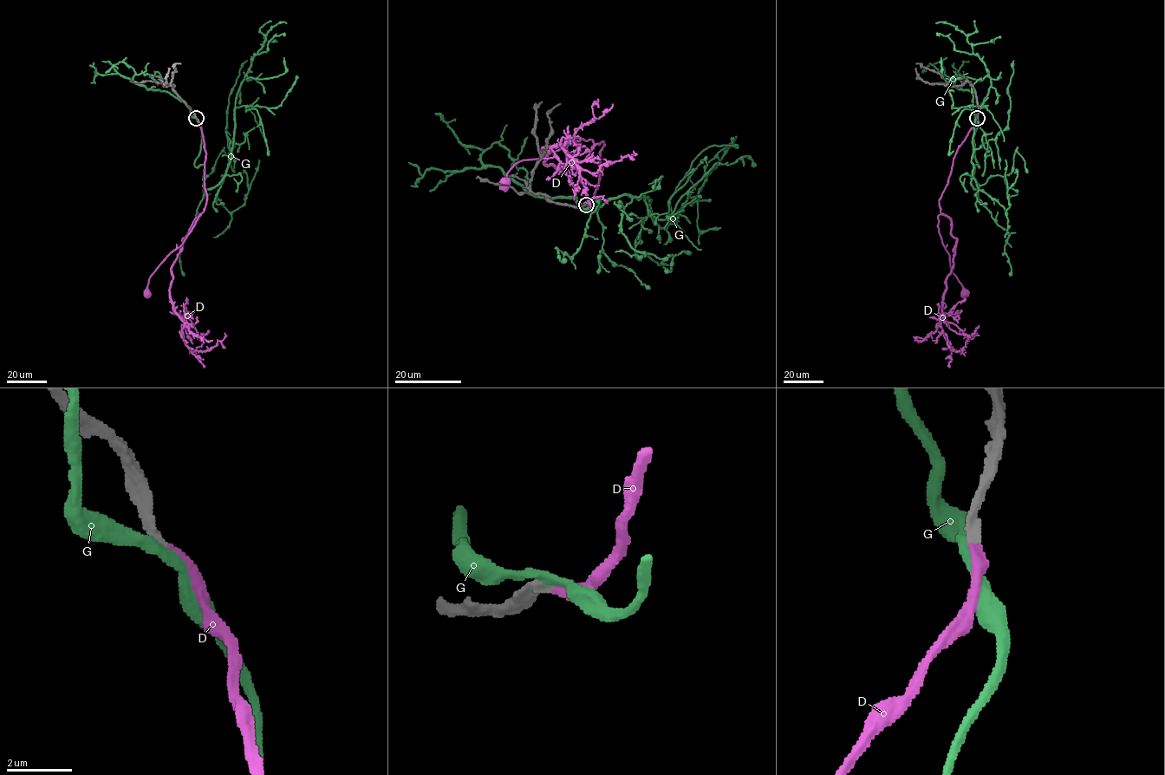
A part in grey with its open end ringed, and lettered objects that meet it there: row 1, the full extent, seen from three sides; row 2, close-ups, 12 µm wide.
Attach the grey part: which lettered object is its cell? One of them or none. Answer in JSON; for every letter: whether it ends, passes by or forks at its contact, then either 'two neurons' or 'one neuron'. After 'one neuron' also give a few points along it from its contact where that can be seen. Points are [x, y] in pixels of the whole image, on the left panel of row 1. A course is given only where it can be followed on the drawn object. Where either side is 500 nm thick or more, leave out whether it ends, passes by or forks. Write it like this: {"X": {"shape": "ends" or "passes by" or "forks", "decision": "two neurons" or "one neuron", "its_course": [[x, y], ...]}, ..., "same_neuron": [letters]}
{"D": {"shape": "ends", "decision": "one neuron", "its_course": [[196, 118], [205, 151], [206, 204], [182, 244], [169, 255], [149, 279], [147, 294]]}, "G": {"shape": "passes by", "decision": "two neurons"}, "same_neuron": ["D"]}

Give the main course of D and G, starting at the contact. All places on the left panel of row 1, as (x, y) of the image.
D: (196, 118), (205, 151), (206, 204), (182, 244), (169, 255), (149, 279), (147, 294)
G: (196, 118), (201, 143), (194, 165), (205, 166), (210, 189), (231, 158), (240, 83), (268, 31), (286, 23)

